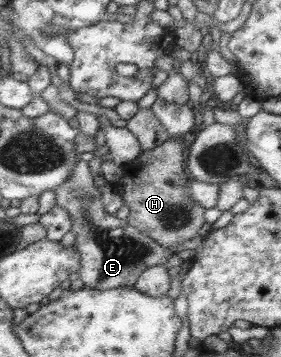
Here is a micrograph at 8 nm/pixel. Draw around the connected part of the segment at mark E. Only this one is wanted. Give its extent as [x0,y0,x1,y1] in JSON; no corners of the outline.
[53,159,172,290]

